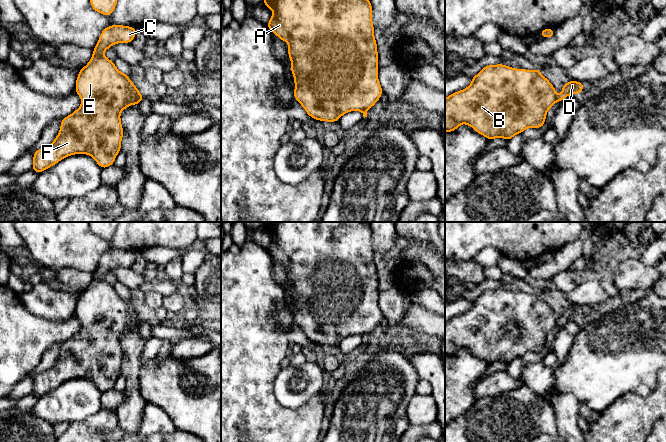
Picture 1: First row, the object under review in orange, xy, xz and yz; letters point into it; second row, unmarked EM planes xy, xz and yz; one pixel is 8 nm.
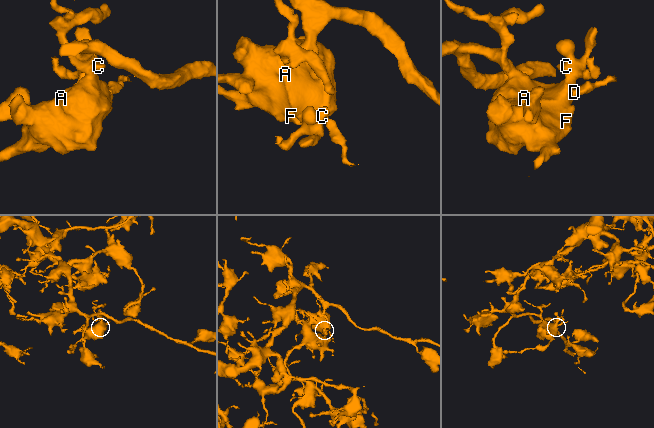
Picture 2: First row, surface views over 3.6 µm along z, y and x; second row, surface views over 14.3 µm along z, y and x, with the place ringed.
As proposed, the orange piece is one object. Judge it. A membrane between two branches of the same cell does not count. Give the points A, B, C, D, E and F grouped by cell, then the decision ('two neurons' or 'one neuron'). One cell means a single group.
A B C E F / D | two neurons

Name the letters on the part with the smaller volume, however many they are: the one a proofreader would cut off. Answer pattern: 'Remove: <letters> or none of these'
Remove: D

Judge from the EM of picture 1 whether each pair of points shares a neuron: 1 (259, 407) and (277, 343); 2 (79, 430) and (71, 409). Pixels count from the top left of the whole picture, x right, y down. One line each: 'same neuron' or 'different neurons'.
1: same neuron
2: different neurons

